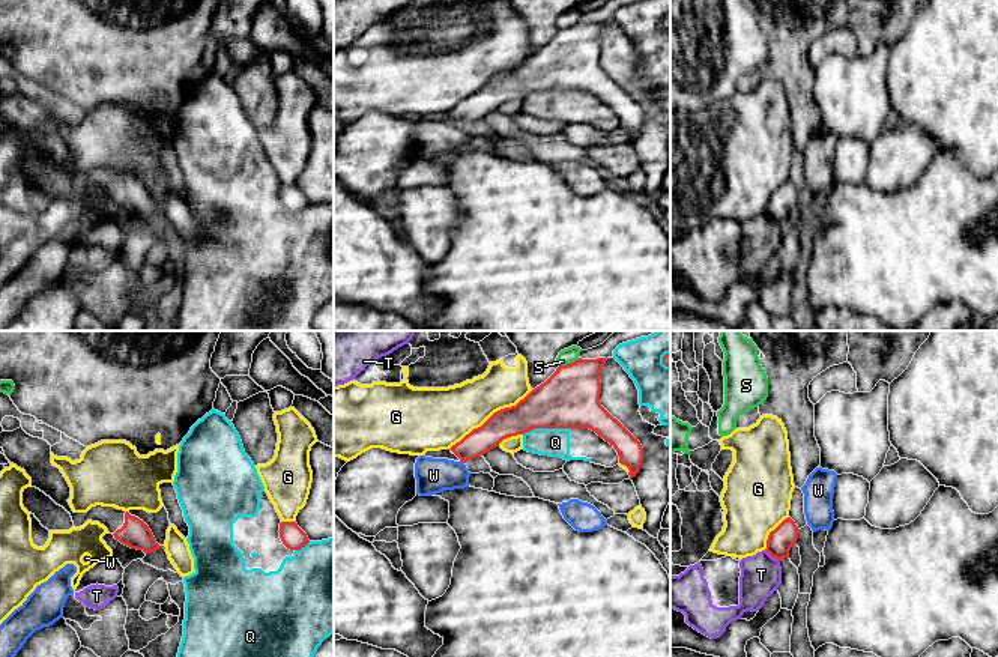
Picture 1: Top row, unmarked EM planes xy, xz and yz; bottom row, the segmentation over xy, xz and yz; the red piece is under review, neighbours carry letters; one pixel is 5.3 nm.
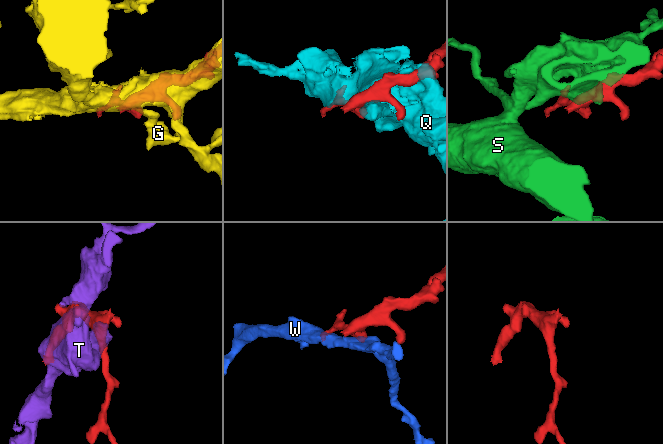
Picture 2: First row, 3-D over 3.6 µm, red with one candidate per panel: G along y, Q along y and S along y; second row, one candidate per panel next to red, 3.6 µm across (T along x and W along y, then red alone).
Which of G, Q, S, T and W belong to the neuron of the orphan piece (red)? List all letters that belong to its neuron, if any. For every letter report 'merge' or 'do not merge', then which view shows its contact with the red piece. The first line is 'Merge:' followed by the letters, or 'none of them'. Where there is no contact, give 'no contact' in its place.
Merge: none of them
G: do not merge; meets red in xz
Q: do not merge; meets red in xz
S: do not merge; meets red in xz
T: do not merge; meets red in yz
W: do not merge; meets red in xz

